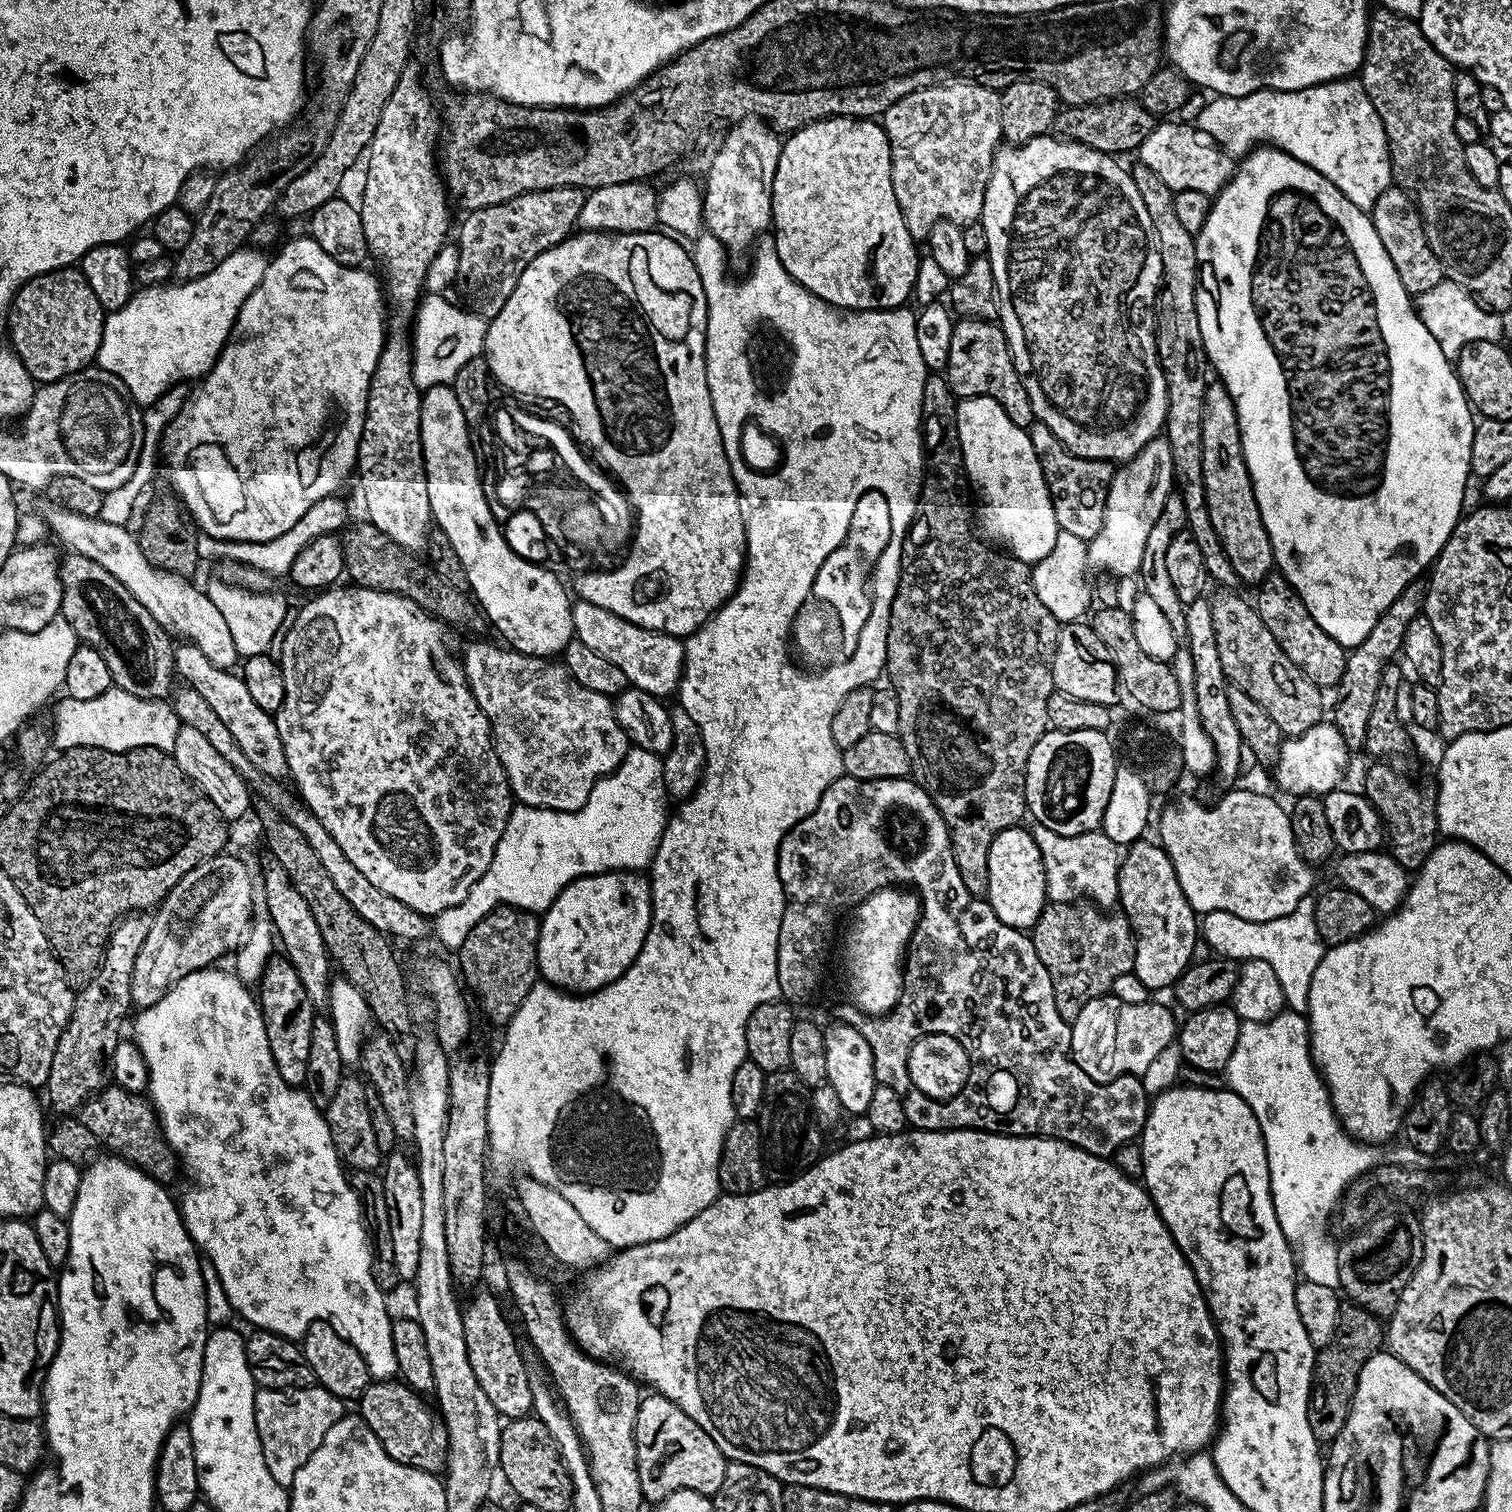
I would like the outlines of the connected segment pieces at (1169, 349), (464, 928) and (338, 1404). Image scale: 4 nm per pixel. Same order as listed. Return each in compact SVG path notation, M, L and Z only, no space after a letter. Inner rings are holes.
M1137 163L1135 167L1131 169L1132 181L1134 186L1138 186L1138 195L1150 214L1150 222L1154 222L1154 234L1158 234L1158 254L1162 258L1158 328L1162 333L1162 367L1168 387L1168 409L1162 434L1170 442L1170 454L1174 458L1175 487L1182 502L1186 502L1186 530L1202 549L1202 562L1209 577L1217 580L1221 589L1232 590L1238 584L1234 566L1230 566L1230 558L1226 558L1226 550L1222 550L1222 542L1218 542L1218 534L1214 534L1202 482L1202 406L1210 383L1210 365L1196 309L1196 289L1200 278L1196 238L1193 232L1186 230L1186 226L1182 226L1182 222L1178 222L1178 213L1174 210L1176 193L1170 190L1170 186L1166 186L1166 182L1162 182L1162 178L1158 178L1158 174L1144 164Z
M635 746L629 747L623 762L614 771L608 776L602 777L601 780L597 780L590 798L577 812L556 812L553 808L532 808L529 804L517 803L508 816L506 830L494 850L494 858L486 870L486 874L482 874L482 878L478 878L478 882L474 882L470 894L466 894L466 898L462 898L462 902L458 902L458 906L450 906L435 916L434 936L437 936L446 947L458 950L462 946L462 942L466 942L466 934L470 934L470 930L474 930L474 926L478 922L482 922L482 918L486 918L486 914L490 914L490 910L499 908L502 904L509 904L511 908L524 908L527 912L543 914L556 901L560 891L568 884L575 882L580 876L596 876L599 872L635 872L647 869L651 865L652 859L656 856L660 839L664 833L664 827L667 826L670 819L670 807L668 808L668 804L670 805L670 800L664 790L663 759L655 752L647 752Z
M260 1388L256 1393L256 1425L266 1458L266 1470L274 1474L274 1482L291 1489L294 1474L322 1446L326 1430L346 1415L345 1401L330 1394L325 1388Z

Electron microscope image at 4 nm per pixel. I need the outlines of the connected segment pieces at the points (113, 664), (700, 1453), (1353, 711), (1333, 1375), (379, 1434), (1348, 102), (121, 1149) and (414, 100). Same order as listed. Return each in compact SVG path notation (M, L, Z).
M65 555L60 565L60 581L62 582L60 616L66 622L70 622L79 643L88 644L94 650L98 650L98 654L102 654L106 666L110 669L113 685L138 698L164 700L174 688L174 683L172 684L176 666L174 640L150 614L150 610L146 610L146 606L142 606L142 602L138 602L138 598L134 598L134 594L130 594L130 590L126 590L126 586L122 586L122 582L114 578L114 574L110 574L110 570L98 566L98 562L85 556Z
M659 1394L645 1395L636 1419L636 1469L645 1501L659 1502L678 1490L694 1490L712 1498L726 1478L729 1461L714 1438L672 1400Z
M1417 578L1409 582L1402 594L1398 594L1398 598L1390 602L1390 606L1378 618L1378 622L1374 622L1370 634L1366 634L1360 645L1346 655L1346 670L1342 670L1342 678L1334 689L1336 705L1333 708L1331 705L1330 720L1338 728L1339 734L1342 734L1349 750L1360 750L1364 747L1366 725L1370 723L1374 697L1378 695L1378 682L1382 682L1382 670L1386 670L1386 666L1401 655L1407 627L1424 611L1425 591L1426 584L1423 579Z
M1351 1302L1340 1305L1340 1321L1331 1342L1316 1354L1316 1365L1312 1371L1312 1397L1308 1400L1310 1430L1322 1446L1331 1445L1342 1434L1346 1418L1352 1409L1354 1394L1358 1390L1358 1378L1362 1366L1374 1353L1381 1351L1386 1340L1386 1328L1381 1317L1366 1311L1362 1306Z
M399 1379L377 1380L369 1383L358 1398L358 1414L374 1430L378 1442L382 1442L382 1450L394 1458L394 1462L402 1462L411 1468L423 1472L440 1474L445 1471L448 1462L448 1432L444 1422L431 1407L427 1408L425 1397L413 1392L407 1384Z
M1356 78L1331 80L1289 92L1264 88L1245 96L1216 96L1194 117L1194 123L1233 154L1247 154L1257 146L1282 149L1298 162L1318 170L1354 206L1365 210L1372 209L1378 194L1394 184L1382 118L1378 118L1374 102L1370 102L1364 85Z
M115 1086L103 1088L81 1106L78 1119L103 1147L104 1144L108 1147L105 1149L111 1155L119 1156L121 1160L141 1168L147 1176L153 1176L161 1182L174 1179L176 1172L178 1176L178 1157L166 1142L164 1131L160 1129L160 1120L156 1116L156 1109L147 1095Z
M405 68L398 86L394 86L394 94L390 94L378 118L374 138L366 149L368 169L364 172L364 193L361 194L360 200L358 199L368 251L371 259L376 259L384 271L382 288L391 312L386 320L384 349L370 382L355 471L358 476L360 472L360 496L364 499L365 510L368 511L367 523L378 526L382 534L394 538L394 542L398 542L398 546L402 546L406 551L420 554L428 547L428 534L434 527L434 521L430 510L430 490L424 469L420 433L422 390L414 382L412 373L410 325L422 299L424 279L430 270L430 262L434 262L434 254L438 254L438 250L442 250L442 246L449 243L448 227L452 224L453 209L450 207L448 189L444 187L444 178L438 167L437 153L432 153L435 148L437 151L438 141L442 136L442 116L438 108L436 112L435 106L432 105L431 94L420 85L420 76L414 68Z

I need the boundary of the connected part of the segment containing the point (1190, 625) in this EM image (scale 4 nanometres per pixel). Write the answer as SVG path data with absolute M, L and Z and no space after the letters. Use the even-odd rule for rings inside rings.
M1201 598L1186 605L1186 638L1190 646L1190 658L1194 662L1194 698L1198 706L1198 718L1202 722L1202 730L1206 730L1206 738L1216 751L1217 776L1224 786L1232 786L1237 782L1236 775L1242 772L1240 767L1241 750L1244 739L1238 734L1238 726L1234 722L1234 714L1230 714L1229 682L1222 670L1222 662L1218 658L1218 642L1214 639L1214 618L1210 615L1211 603Z

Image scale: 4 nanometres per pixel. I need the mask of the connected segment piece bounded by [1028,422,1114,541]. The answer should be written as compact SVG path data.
M1036 422L1028 432L1046 478L1048 493L1054 506L1054 518L1061 532L1075 534L1078 538L1090 541L1102 530L1104 507L1108 497L1108 487L1112 481L1113 465L1107 460L1091 460L1076 456L1065 448L1064 443L1050 430L1050 426Z

